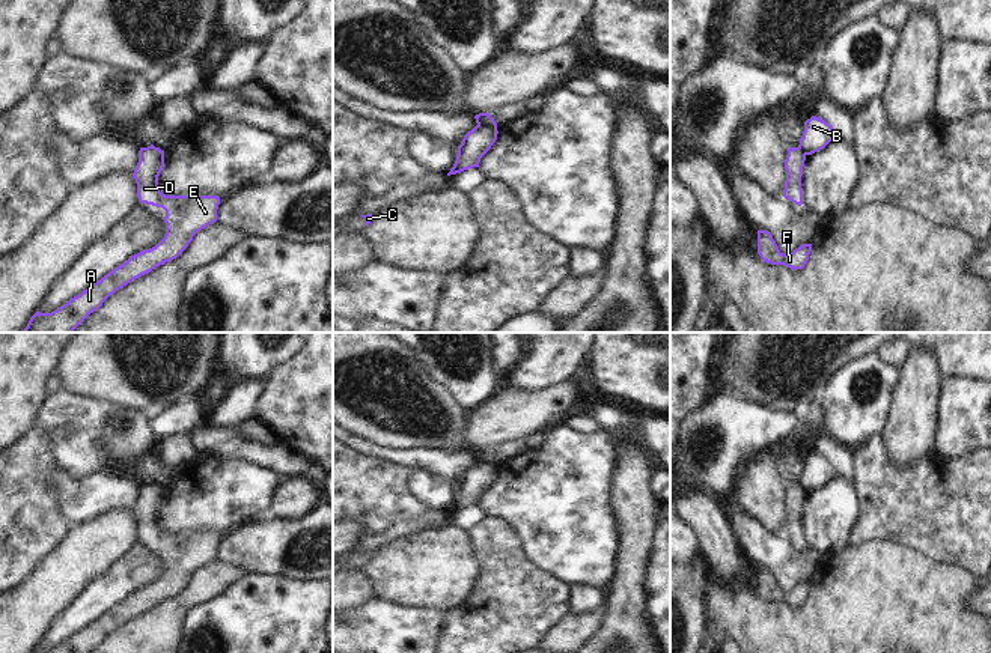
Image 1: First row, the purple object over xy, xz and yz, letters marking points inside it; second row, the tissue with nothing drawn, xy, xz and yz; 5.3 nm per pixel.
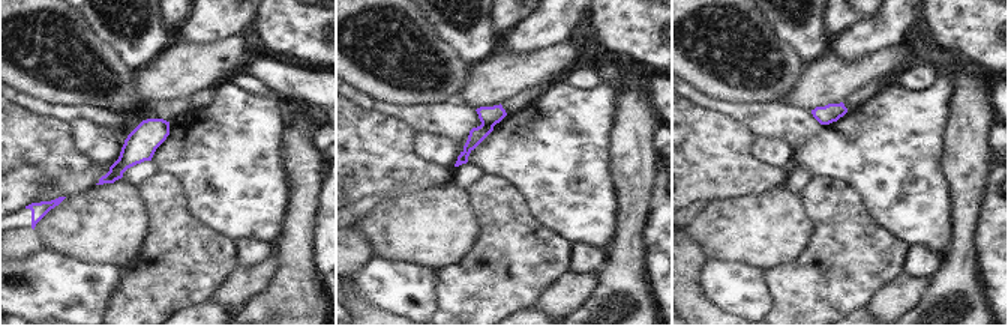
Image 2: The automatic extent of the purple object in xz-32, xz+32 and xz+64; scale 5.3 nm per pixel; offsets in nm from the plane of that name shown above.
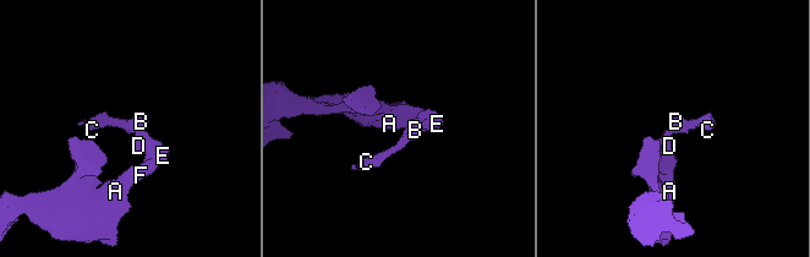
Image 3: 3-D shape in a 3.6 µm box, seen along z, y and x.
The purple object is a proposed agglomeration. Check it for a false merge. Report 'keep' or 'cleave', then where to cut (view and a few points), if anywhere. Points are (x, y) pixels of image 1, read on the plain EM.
cleave; cut xz (478, 461), (496, 464)

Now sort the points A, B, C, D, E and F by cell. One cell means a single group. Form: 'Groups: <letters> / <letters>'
Groups: A D E F / B C

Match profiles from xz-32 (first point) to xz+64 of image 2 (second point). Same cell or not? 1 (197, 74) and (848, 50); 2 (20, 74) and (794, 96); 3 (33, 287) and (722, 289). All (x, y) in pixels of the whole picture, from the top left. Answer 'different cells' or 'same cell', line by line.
1: different cells
2: different cells
3: same cell

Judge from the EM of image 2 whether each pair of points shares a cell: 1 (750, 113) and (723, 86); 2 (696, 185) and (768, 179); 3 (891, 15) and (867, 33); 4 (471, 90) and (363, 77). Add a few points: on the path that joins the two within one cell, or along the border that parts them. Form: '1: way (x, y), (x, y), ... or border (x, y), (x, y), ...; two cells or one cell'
1: border (720, 99), (776, 104); two cells
2: way (714, 179), (750, 179); one cell
3: way (885, 21), (873, 33); one cell
4: border (470, 66), (461, 93), (462, 104); two cells

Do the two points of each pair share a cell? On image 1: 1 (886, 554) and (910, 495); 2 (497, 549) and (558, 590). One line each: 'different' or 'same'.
1: different
2: same

